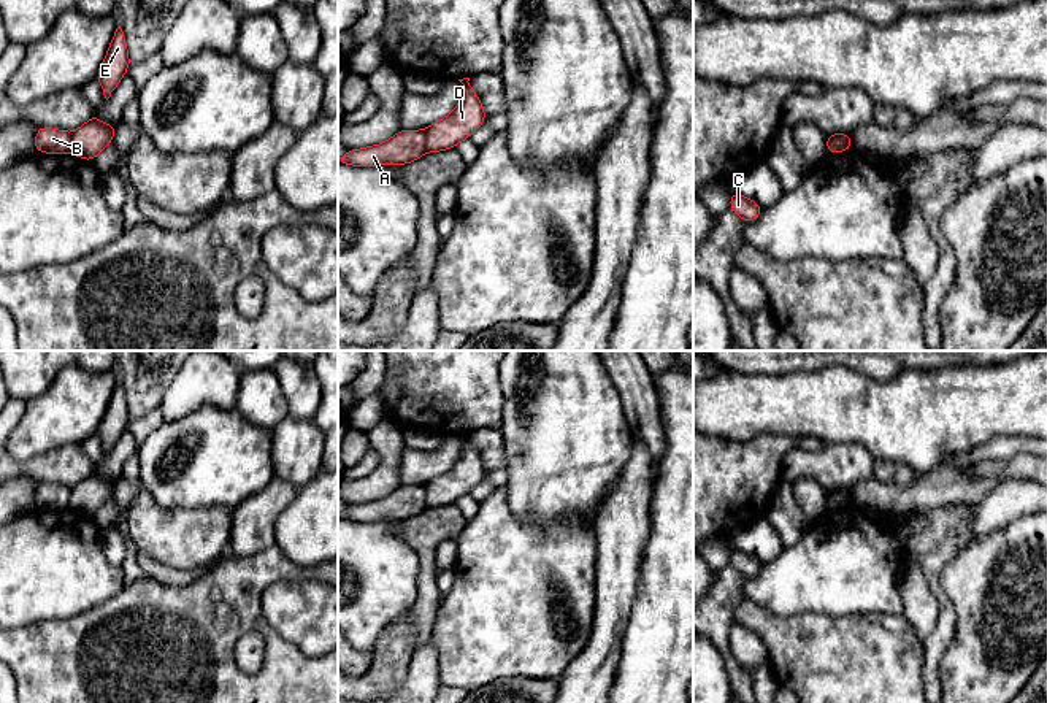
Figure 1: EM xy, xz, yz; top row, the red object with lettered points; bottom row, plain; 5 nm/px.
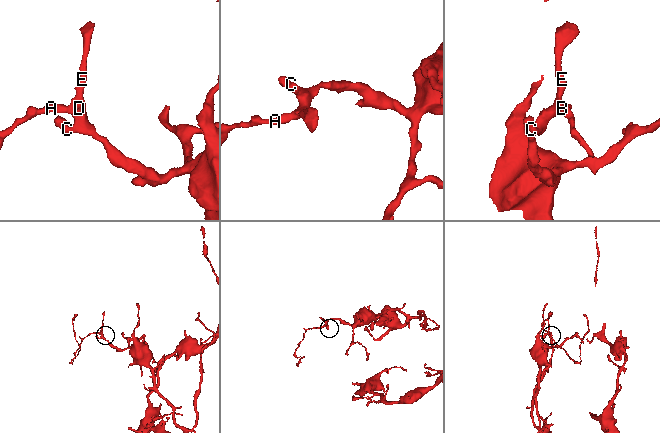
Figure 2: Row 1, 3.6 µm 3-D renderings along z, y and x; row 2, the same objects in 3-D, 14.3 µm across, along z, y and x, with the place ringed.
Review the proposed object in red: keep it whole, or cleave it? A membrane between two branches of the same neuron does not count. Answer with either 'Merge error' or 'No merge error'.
Merge error

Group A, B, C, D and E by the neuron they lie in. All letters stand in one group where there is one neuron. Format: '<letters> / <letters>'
A B / C D E

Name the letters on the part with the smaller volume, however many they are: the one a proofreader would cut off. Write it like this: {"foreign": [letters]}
{"foreign": ["A", "B"]}

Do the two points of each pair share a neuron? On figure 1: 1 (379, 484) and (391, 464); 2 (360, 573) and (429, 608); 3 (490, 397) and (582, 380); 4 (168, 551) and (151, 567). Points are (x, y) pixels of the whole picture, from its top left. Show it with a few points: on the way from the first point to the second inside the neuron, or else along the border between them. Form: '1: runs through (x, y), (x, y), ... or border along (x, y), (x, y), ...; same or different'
1: runs through (384, 480), (387, 468); same
2: border along (421, 564), (416, 600), (411, 605); different
3: border along (498, 367), (503, 397), (500, 429); different
4: border along (138, 549), (165, 565), (194, 568); different

